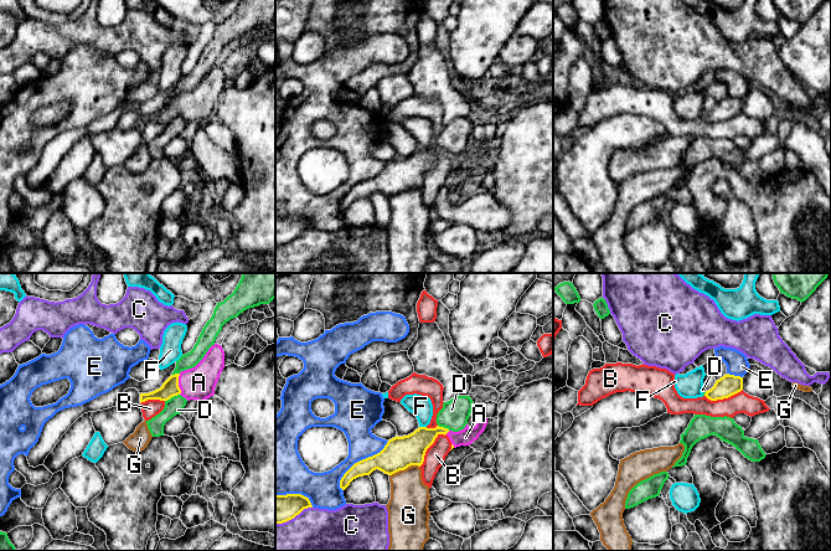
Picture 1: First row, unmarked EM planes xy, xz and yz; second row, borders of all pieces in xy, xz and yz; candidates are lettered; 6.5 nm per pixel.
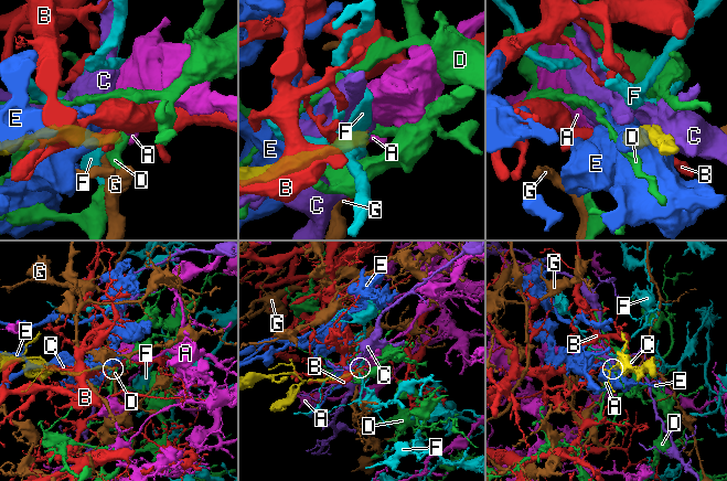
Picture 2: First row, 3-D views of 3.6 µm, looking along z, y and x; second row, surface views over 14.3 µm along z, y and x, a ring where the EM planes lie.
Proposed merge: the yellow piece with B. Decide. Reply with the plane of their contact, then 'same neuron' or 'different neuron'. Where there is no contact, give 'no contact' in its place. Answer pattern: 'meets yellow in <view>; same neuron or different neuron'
meets yellow in xz; different neuron

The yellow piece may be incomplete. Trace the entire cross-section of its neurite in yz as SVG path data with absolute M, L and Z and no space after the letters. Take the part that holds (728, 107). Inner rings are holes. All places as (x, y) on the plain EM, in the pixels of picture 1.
M724 97L716 103L714 108L706 113L704 118L711 123L728 120L743 112L743 99Z

